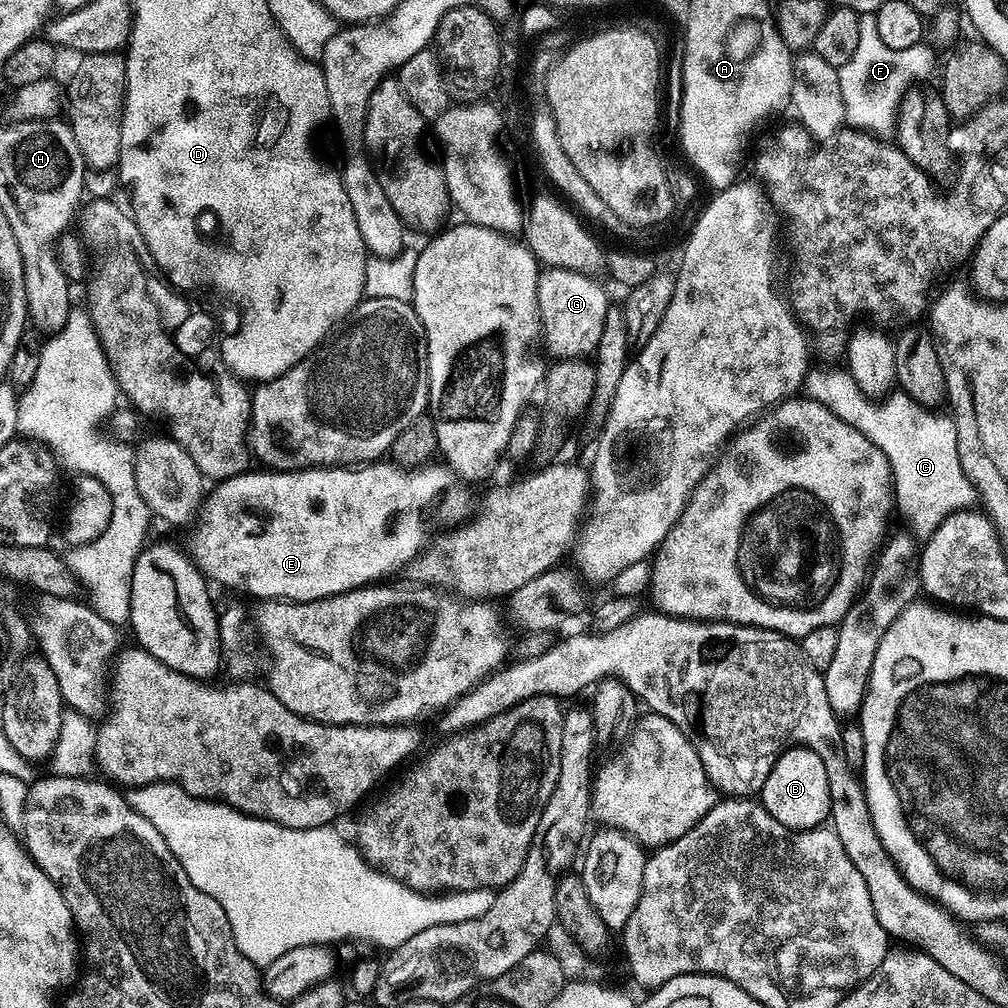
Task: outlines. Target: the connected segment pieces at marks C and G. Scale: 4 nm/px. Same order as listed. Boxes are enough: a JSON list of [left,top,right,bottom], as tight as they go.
[[802,366,977,541],[536,267,610,361]]

